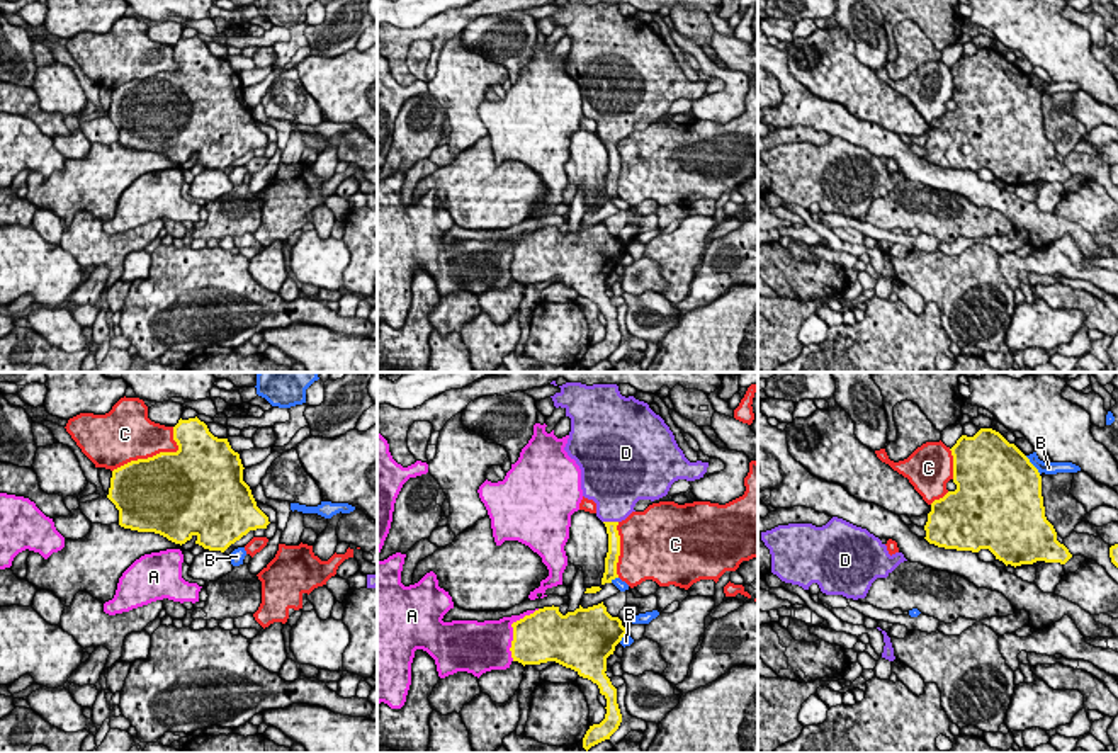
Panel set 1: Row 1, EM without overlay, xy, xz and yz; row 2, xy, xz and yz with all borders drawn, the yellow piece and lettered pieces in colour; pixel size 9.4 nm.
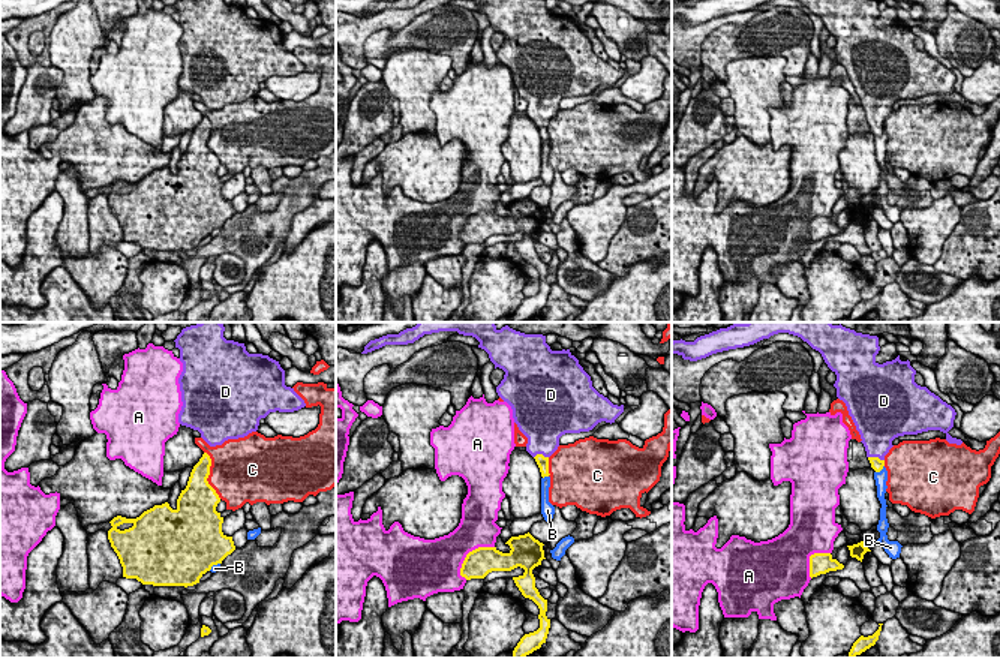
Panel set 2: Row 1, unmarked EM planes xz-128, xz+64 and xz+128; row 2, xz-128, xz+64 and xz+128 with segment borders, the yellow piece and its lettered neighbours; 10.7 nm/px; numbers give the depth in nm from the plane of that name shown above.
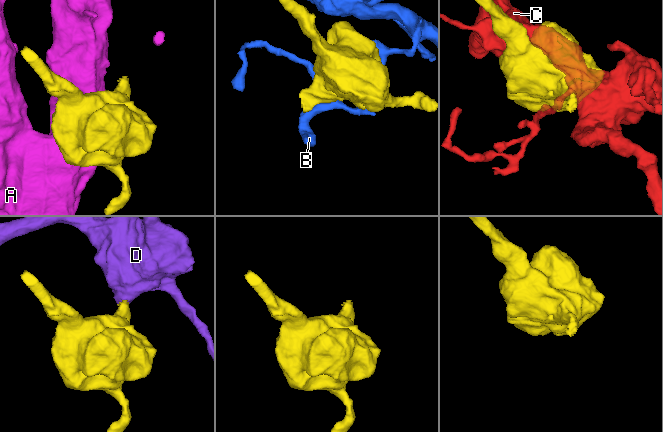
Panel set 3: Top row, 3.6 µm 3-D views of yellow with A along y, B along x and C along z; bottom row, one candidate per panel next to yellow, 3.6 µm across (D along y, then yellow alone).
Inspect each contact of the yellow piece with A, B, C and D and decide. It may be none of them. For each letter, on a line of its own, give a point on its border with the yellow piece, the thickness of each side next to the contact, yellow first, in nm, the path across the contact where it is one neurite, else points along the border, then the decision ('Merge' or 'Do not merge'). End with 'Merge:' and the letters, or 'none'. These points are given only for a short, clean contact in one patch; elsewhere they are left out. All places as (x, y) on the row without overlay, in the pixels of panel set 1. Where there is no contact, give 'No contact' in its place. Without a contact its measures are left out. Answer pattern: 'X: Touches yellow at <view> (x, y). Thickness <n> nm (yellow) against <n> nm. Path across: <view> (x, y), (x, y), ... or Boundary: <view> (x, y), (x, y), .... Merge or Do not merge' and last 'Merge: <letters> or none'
A: Touches yellow at xz (513, 249). Thickness 480 nm (yellow) against 380 nm. Do not merge
B: Touches yellow at yz (1032, 84). Thickness 500 nm (yellow) against 130 nm. Do not merge
C: Touches yellow at xy (157, 73). Thickness 500 nm (yellow) against 420 nm. Do not merge
D: Touches yellow at xz (610, 141). Thickness 130 nm (yellow) against 400 nm. Path across: xz (614, 158), (610, 141), (615, 116). Merge
Merge: D

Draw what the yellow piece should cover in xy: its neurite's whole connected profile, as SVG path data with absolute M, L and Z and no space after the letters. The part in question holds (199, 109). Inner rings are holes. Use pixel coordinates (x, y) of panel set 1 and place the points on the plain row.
M197 36L173 46L177 71L160 71L131 80L112 90L107 117L119 129L119 144L138 151L155 151L175 163L194 155L195 163L224 172L250 150L267 148L268 136L257 126L243 100L243 83L228 58L214 56Z

